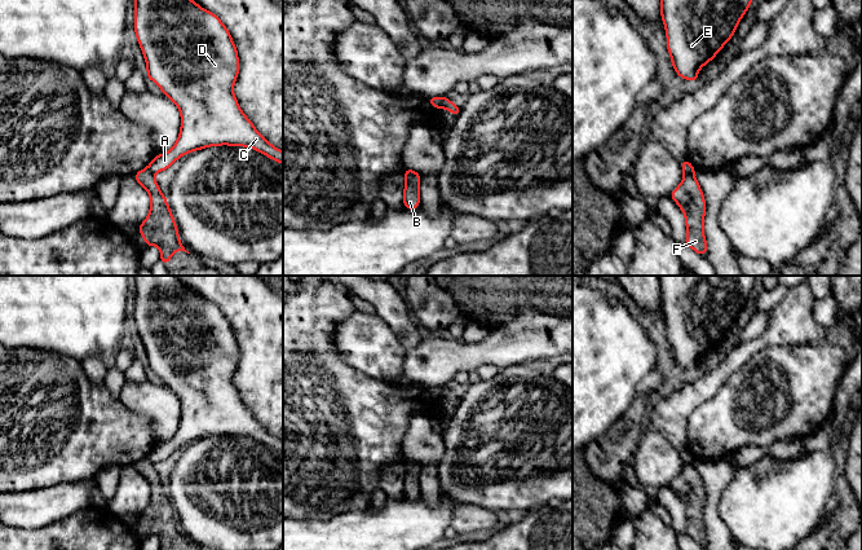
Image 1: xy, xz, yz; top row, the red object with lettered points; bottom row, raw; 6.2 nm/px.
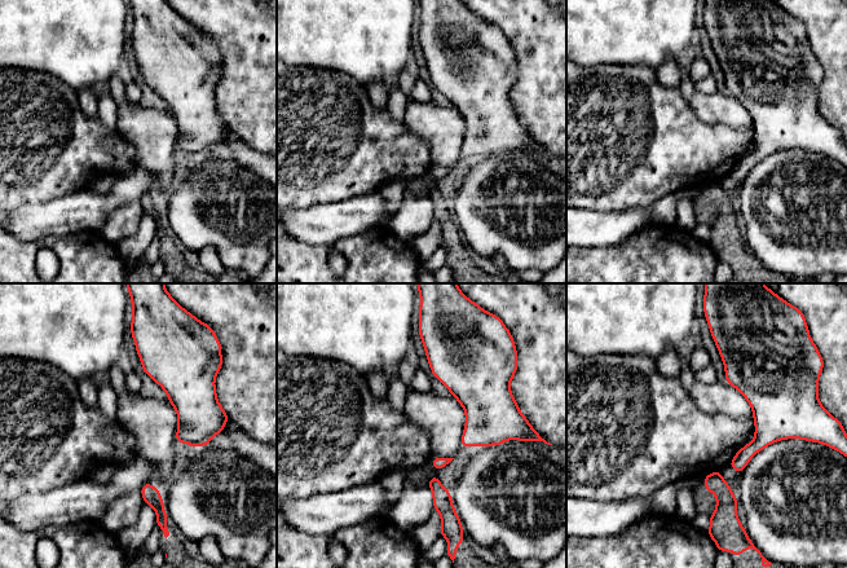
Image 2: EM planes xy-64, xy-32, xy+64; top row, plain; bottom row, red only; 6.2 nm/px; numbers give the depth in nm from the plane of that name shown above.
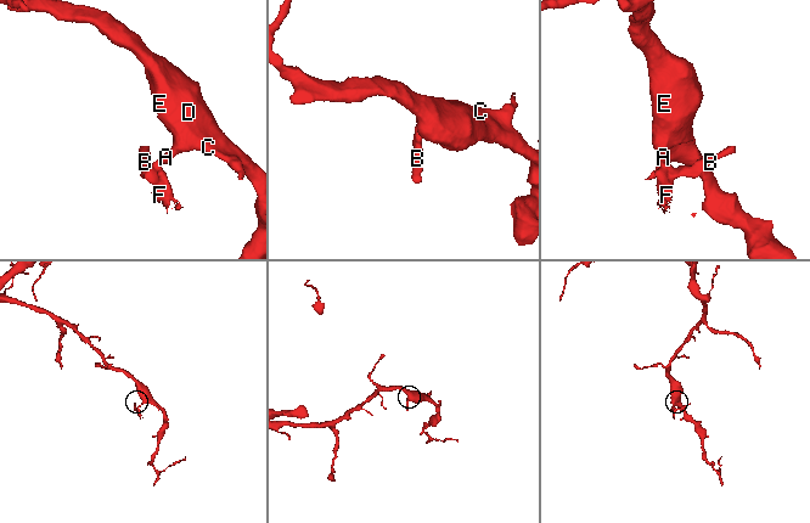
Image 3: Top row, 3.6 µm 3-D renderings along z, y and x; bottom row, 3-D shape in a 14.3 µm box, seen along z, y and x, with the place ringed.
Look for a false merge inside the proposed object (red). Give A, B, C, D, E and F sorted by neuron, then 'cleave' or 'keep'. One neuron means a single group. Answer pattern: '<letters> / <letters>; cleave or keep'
A C D E / B F; cleave

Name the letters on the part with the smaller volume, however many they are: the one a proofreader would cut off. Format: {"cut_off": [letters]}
{"cut_off": ["B", "F"]}

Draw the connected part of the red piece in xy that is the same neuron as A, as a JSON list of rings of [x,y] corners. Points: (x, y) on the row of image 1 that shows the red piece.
[[[136,0],[134,32],[146,60],[146,78],[158,84],[163,94],[169,97],[181,113],[178,138],[169,151],[154,157],[147,166],[152,173],[165,171],[186,153],[220,145],[252,148],[283,164],[283,151],[273,146],[239,107],[233,92],[239,72],[238,50],[230,31],[216,14],[193,0]]]

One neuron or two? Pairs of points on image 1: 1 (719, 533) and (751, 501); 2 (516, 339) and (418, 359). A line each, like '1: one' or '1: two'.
1: two
2: one

